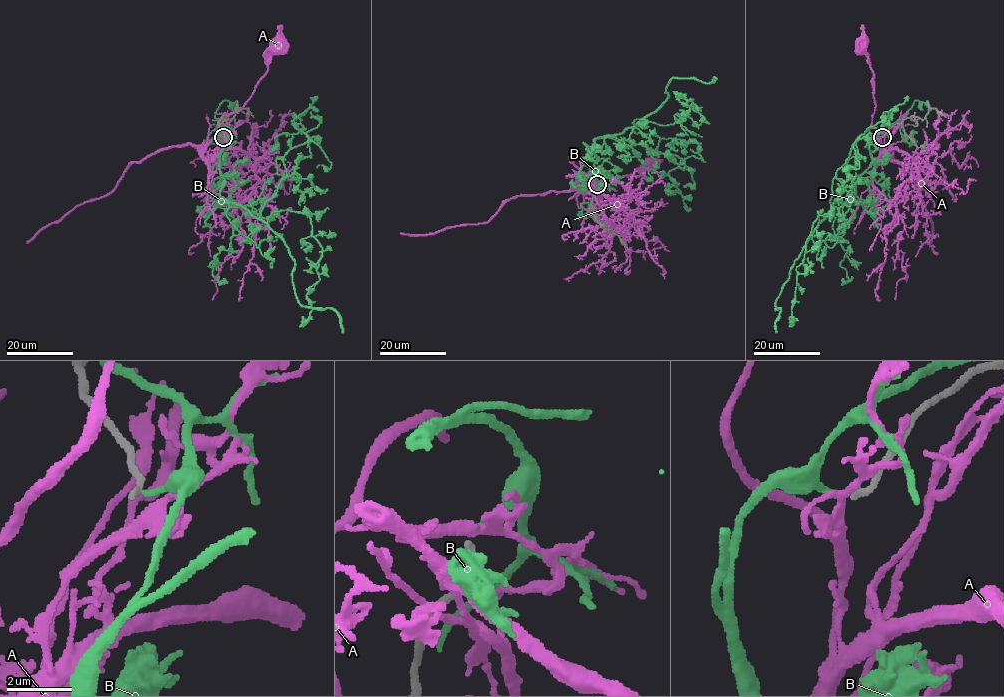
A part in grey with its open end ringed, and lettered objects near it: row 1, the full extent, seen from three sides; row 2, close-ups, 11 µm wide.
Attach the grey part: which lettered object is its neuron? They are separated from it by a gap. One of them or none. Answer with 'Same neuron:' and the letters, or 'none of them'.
Same neuron: none of them

